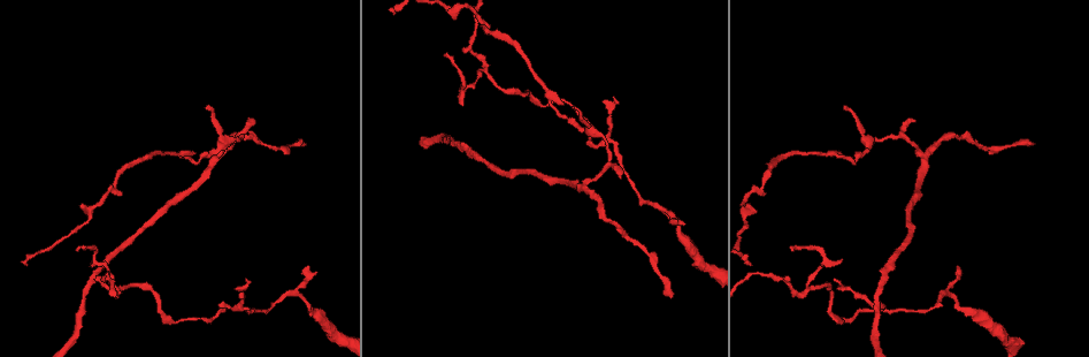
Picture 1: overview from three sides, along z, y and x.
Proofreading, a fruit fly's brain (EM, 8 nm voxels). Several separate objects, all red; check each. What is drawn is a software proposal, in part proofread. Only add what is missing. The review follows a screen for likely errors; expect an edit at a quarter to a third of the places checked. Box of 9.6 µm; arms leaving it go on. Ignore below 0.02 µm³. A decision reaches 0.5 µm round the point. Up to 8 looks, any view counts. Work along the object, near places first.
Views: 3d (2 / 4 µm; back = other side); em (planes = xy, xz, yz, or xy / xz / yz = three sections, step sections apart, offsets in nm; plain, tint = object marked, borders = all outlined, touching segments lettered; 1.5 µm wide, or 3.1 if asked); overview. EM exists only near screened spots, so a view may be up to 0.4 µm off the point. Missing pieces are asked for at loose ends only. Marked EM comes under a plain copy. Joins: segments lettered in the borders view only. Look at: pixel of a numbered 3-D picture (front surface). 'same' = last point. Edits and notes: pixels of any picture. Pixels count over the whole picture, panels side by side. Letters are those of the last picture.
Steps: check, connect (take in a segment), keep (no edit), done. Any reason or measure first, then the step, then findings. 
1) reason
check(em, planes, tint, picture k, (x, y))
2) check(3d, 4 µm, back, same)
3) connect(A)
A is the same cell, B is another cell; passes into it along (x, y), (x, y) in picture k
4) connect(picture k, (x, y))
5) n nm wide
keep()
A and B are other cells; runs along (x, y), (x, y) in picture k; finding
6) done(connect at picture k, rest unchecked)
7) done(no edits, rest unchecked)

branch stops here
check(em, planes, borders, picture 1, (674, 222))

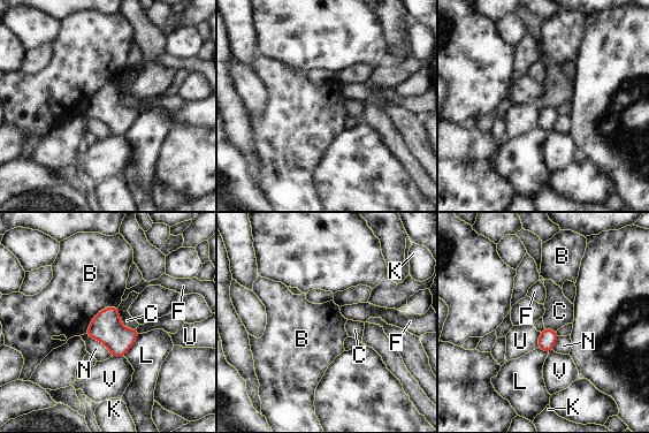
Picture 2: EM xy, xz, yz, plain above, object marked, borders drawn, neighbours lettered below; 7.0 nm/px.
keep()
B, C, F, K, L, N, U and V are other cells; no lettered segment goes on from it

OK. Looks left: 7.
check(em, planes, borders, picture 1, (619, 177))

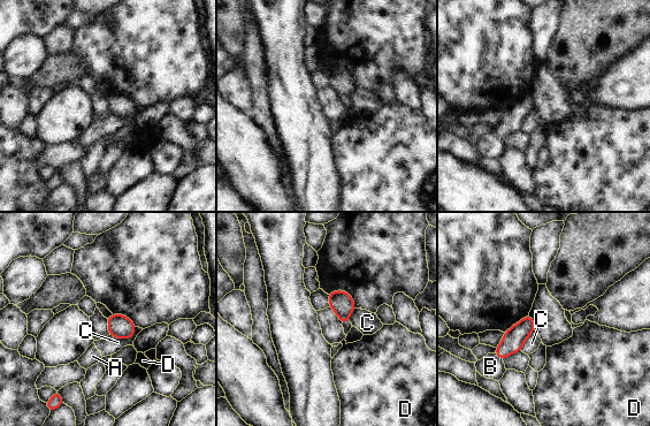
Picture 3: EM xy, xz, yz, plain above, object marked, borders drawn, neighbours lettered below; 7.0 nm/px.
keep()
A, B, C and D are other cells; border along (136, 327), (131, 337), (109, 334) in picture 3; no lettered segment goes on from it

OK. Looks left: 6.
free end
check(em, planes, borders, picture 1, (246, 278))

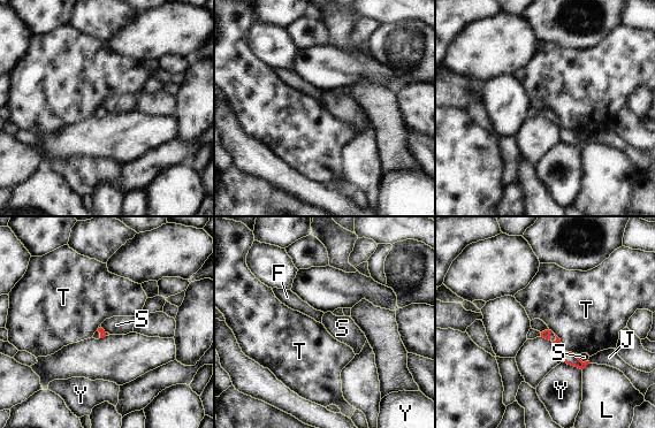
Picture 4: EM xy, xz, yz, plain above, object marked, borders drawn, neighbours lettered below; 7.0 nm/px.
keep()
F, J, L, S, T and Y are other cells; border along (574, 353), (580, 360), (587, 361) in picture 4; none of them fits

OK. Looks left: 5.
done(no edits, rest unchecked)

